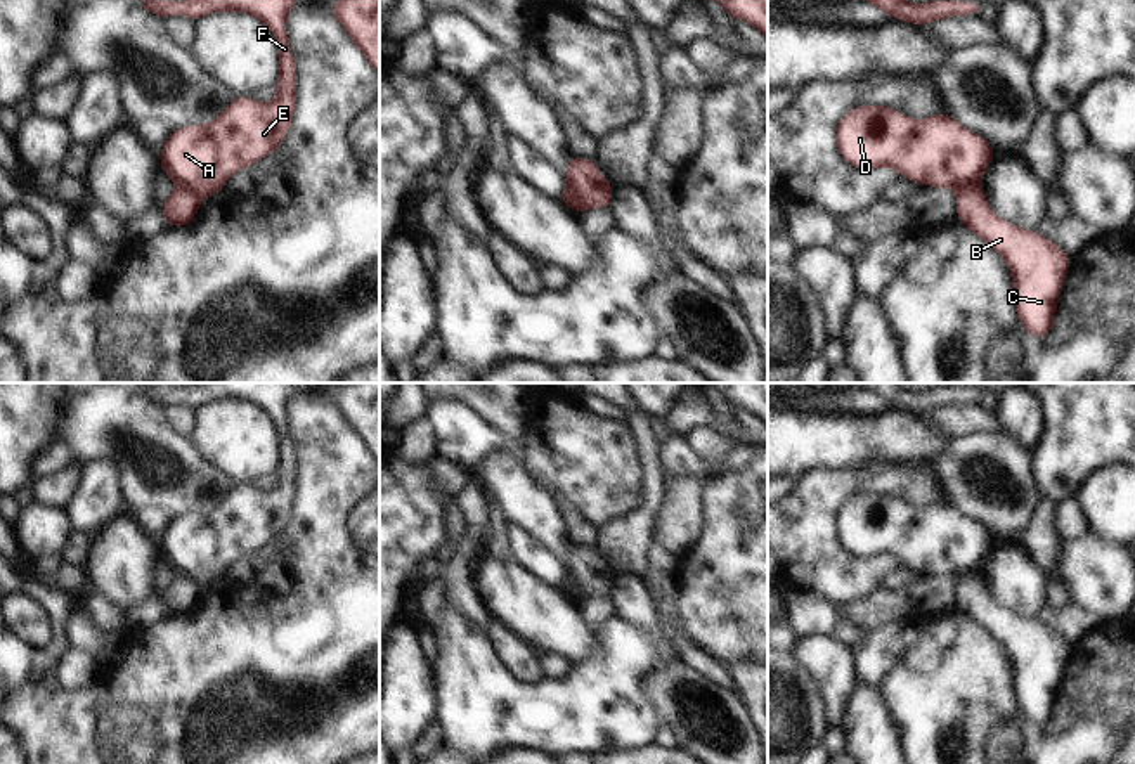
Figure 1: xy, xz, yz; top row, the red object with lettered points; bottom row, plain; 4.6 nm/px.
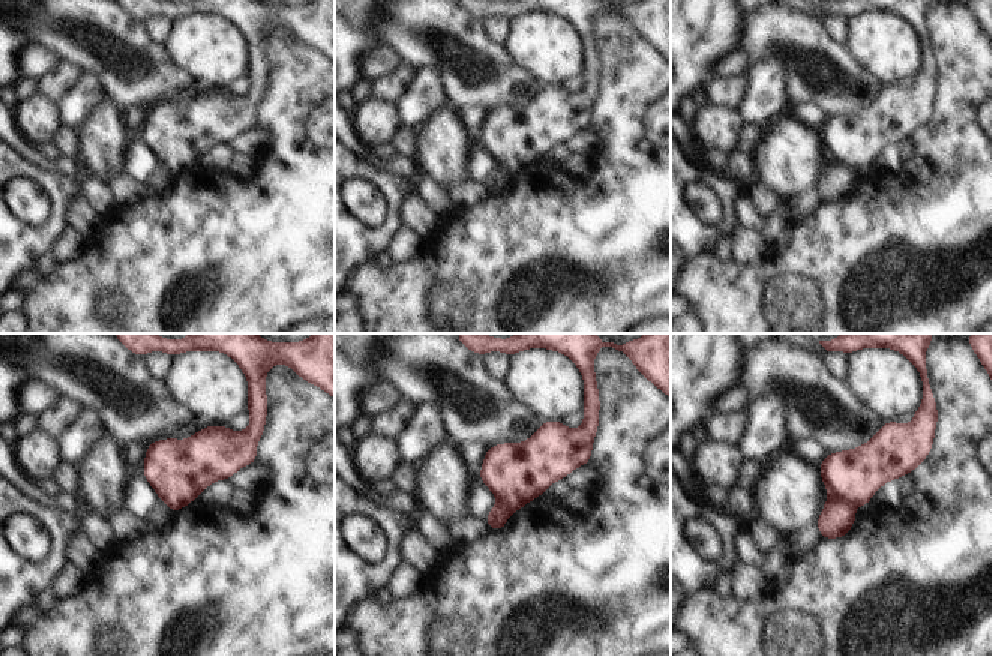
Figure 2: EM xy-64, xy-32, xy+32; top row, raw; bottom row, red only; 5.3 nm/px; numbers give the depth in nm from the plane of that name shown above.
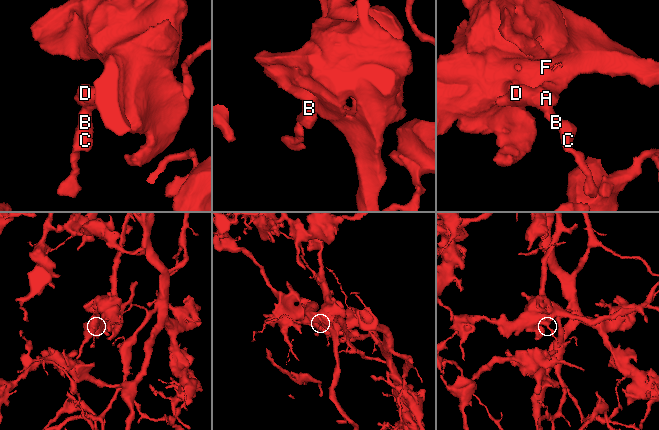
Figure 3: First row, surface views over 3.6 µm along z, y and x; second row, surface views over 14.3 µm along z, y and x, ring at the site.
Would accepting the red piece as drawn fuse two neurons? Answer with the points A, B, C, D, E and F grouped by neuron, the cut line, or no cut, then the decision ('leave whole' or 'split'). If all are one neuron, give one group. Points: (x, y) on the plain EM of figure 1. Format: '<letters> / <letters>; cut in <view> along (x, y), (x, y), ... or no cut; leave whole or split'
A D E F / B C; cut in xy along (175, 570), (189, 577), (200, 589); split

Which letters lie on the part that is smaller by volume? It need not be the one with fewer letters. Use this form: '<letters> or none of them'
B, C.

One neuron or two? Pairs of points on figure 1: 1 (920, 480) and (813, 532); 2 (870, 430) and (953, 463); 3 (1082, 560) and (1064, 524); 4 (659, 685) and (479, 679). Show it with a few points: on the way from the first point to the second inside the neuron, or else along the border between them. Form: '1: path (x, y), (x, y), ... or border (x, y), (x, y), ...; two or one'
1: path (891, 480), (851, 480), (829, 503); one
2: border (952, 439), (931, 465); two
3: border (1089, 530), (1063, 543); two
4: border (655, 664), (642, 678), (640, 688), (657, 723); two

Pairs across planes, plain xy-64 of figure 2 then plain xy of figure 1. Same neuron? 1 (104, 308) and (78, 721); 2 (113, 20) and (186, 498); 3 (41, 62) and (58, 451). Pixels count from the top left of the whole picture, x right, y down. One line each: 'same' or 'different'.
1: same
2: same
3: same

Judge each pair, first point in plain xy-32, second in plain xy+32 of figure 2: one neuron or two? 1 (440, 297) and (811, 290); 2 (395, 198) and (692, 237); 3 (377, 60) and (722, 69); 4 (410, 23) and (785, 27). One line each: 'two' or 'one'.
1: two
2: one
3: one
4: one

